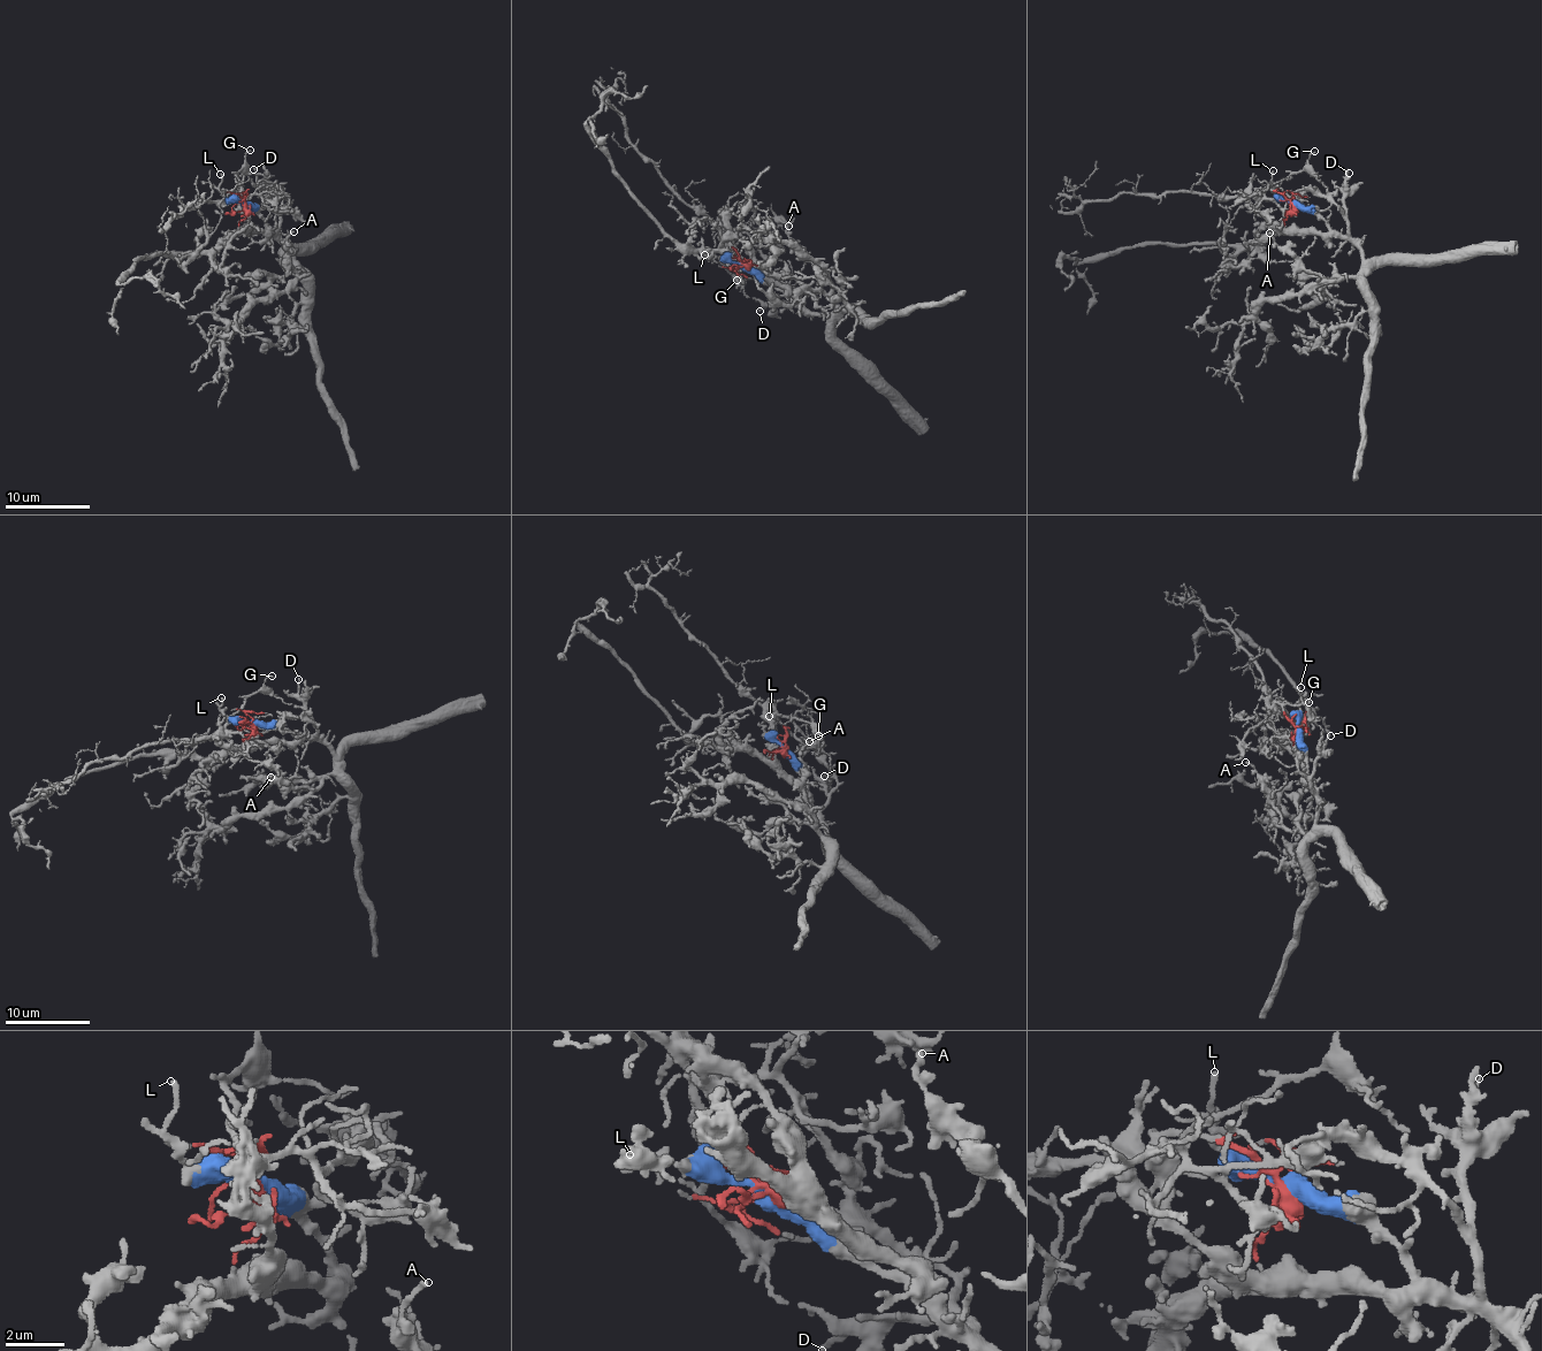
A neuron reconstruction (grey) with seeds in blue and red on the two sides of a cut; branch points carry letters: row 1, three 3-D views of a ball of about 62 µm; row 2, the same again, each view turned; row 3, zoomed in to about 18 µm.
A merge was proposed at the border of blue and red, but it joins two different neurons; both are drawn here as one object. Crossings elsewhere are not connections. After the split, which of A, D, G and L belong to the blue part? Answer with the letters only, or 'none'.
A, D, L

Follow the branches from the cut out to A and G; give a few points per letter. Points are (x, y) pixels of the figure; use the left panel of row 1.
A: (244, 204), (252, 204), (279, 241), (295, 273), (299, 274), (296, 274), (287, 243), (295, 230)
G: (244, 206), (246, 196), (239, 188), (237, 174), (250, 150)

